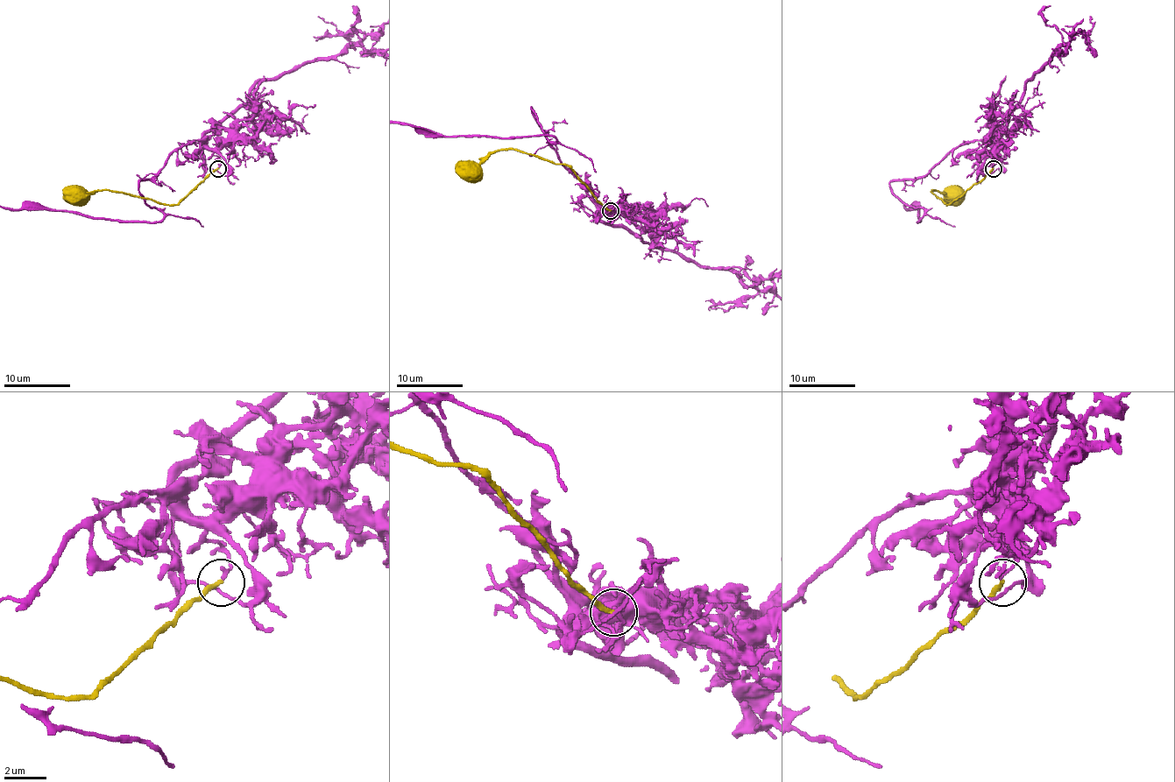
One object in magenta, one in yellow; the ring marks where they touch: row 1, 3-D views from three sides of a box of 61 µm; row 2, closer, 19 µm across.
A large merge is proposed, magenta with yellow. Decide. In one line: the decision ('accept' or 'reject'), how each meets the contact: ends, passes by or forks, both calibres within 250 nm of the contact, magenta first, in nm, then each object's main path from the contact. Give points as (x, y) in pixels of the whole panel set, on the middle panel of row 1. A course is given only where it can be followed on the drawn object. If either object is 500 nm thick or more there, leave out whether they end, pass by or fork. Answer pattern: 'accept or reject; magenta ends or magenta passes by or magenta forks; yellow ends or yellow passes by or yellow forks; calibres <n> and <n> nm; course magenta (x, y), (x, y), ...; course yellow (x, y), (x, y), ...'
reject; magenta ends; yellow ends; calibres 200 and 240 nm; course magenta (612, 210), (598, 212), (531, 108), (554, 142), (392, 123); course yellow (610, 210), (593, 197), (567, 165), (554, 164), (513, 149), (501, 149), (490, 156), (476, 171), (470, 171)

